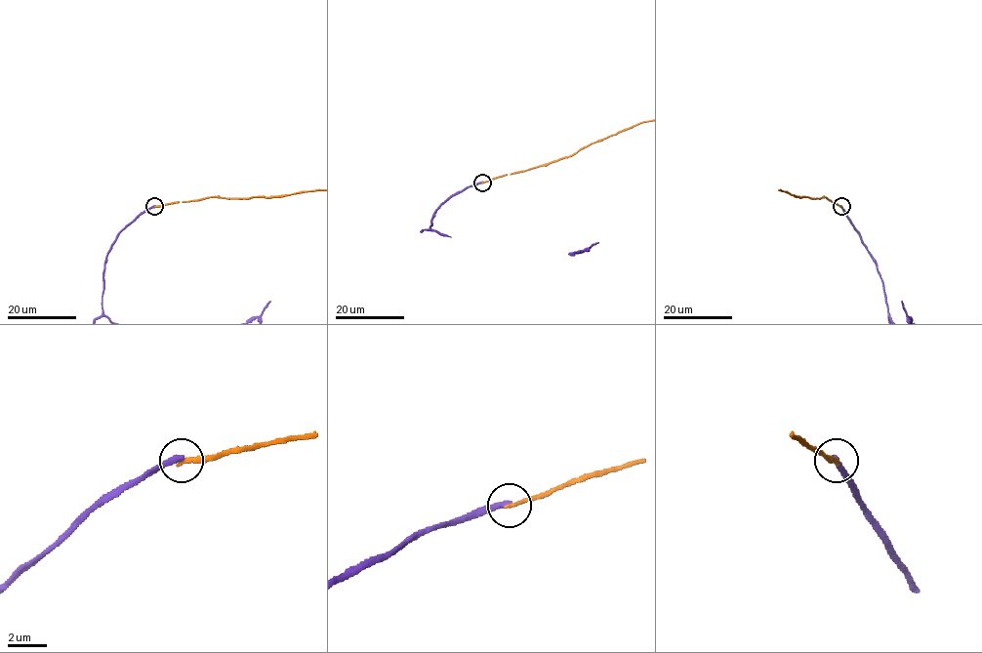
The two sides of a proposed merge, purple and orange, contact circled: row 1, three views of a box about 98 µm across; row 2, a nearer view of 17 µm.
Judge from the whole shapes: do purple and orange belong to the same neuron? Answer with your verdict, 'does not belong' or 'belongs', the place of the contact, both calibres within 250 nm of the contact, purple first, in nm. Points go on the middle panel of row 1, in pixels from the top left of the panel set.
does not belong; at (482, 183); 320 nm thick on the purple side, 200 nm on the other

